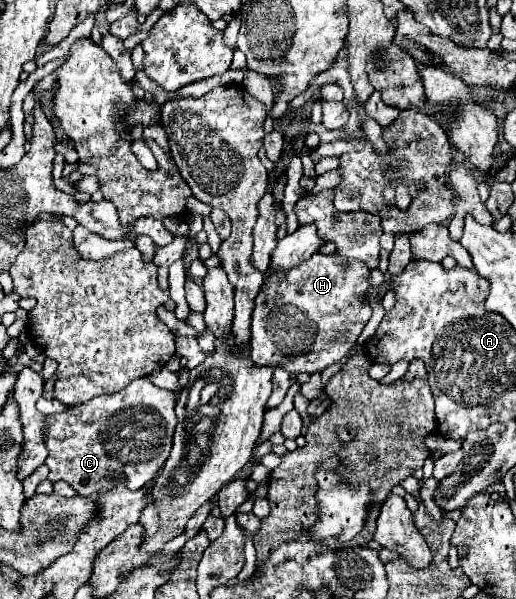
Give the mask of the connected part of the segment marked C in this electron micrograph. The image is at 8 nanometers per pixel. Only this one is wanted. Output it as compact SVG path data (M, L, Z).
M142 377L138 381L132 381L122 393L114 395L100 395L84 405L70 407L64 413L58 413L48 419L46 429L46 447L50 451L46 465L50 469L48 479L50 481L66 481L70 483L80 495L94 495L100 489L110 489L112 485L106 481L114 471L120 471L128 477L126 485L136 491L144 485L148 485L158 469L164 465L170 447L172 447L172 435L176 427L176 415L174 415L174 393L160 389L150 383L148 377Z

